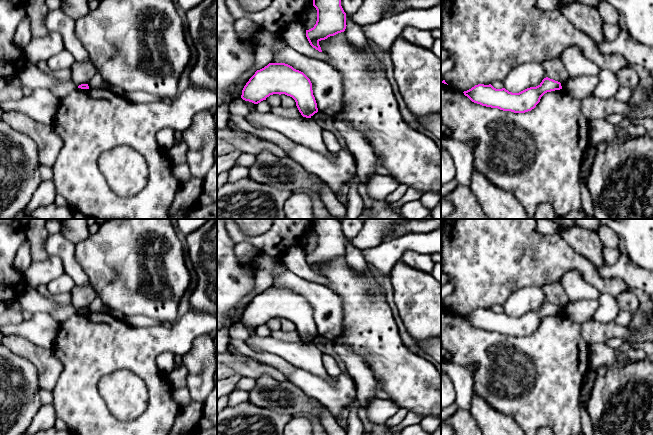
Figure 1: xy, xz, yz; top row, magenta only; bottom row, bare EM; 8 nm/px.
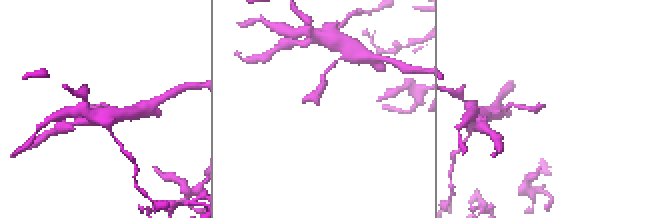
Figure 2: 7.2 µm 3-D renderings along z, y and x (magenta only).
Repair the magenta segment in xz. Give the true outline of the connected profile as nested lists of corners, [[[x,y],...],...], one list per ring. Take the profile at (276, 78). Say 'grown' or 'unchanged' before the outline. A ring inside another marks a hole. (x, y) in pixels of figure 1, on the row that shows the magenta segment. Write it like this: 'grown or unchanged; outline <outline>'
unchanged; outline [[[269,63],[257,70],[242,90],[241,98],[258,104],[273,94],[292,97],[303,117],[318,112],[310,79],[301,71],[285,63]]]

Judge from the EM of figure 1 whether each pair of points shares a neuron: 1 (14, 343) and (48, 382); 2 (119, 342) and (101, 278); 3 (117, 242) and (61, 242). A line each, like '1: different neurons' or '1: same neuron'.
1: same neuron
2: different neurons
3: different neurons

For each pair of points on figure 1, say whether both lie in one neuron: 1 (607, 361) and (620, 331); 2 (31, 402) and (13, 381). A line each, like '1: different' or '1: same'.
1: different
2: same

